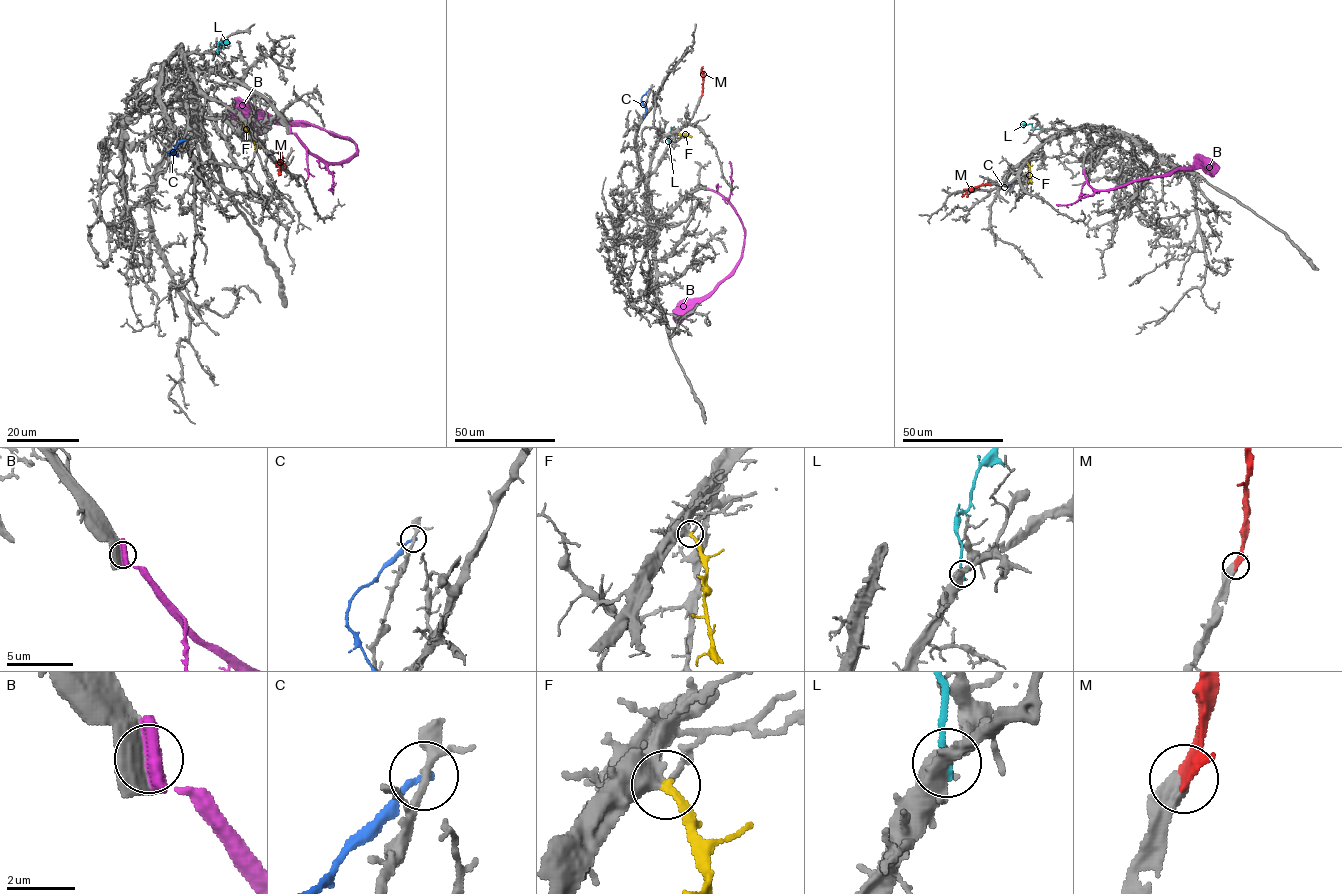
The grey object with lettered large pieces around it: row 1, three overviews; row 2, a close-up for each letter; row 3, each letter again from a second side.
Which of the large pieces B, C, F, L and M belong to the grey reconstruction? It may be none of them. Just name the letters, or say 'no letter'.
F, M

